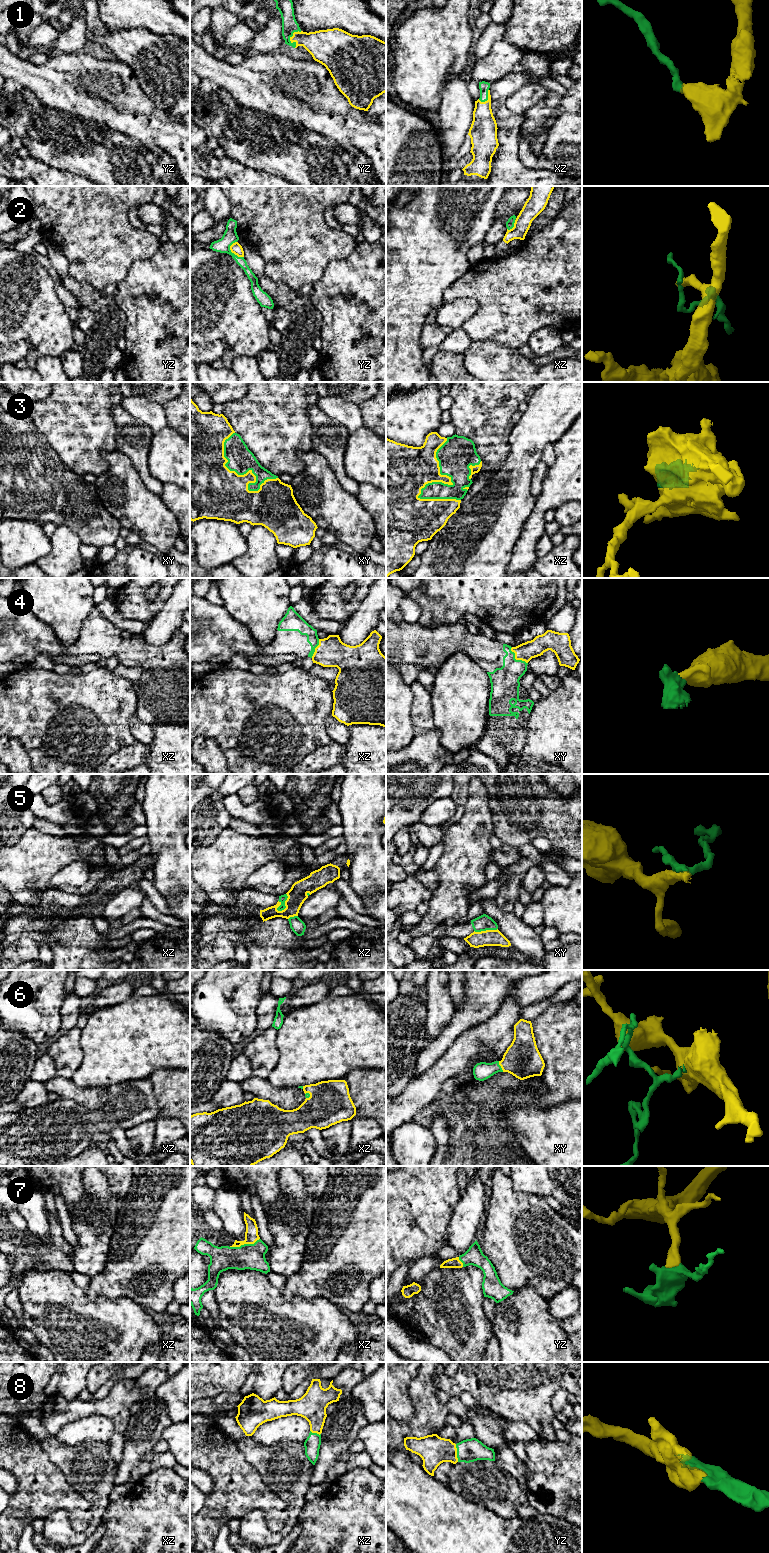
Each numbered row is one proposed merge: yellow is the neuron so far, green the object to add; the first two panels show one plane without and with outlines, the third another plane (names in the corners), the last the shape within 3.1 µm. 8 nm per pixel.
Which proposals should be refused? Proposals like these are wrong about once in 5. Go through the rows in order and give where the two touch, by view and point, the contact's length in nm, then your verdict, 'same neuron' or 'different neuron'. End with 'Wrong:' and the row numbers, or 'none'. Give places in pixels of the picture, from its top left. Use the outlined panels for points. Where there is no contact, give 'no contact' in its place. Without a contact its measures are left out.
1: contact yz (291, 37); length 150 nm; same neuron
2: contact yz (233, 252); length 150 nm; different neuron
3: contact xz (450, 479); length 550 nm; same neuron
4: contact xy (516, 659); length 190 nm; same neuron
5: contact xz (285, 904); length 170 nm; different neuron
6: contact xy (500, 1065); length 100 nm; same neuron
7: contact xz (244, 1243); length 260 nm; same neuron
8: contact yz (456, 1453); length 150 nm; same neuron
Wrong: 2, 5

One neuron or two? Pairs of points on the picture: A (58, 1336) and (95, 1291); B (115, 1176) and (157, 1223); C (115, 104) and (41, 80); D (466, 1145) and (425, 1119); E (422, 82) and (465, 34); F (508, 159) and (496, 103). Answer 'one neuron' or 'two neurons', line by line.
A: two neurons
B: two neurons
C: one neuron
D: one neuron
E: one neuron
F: one neuron

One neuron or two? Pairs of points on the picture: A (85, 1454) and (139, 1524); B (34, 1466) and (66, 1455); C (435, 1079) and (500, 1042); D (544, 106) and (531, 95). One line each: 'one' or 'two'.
A: two
B: two
C: one
D: two

